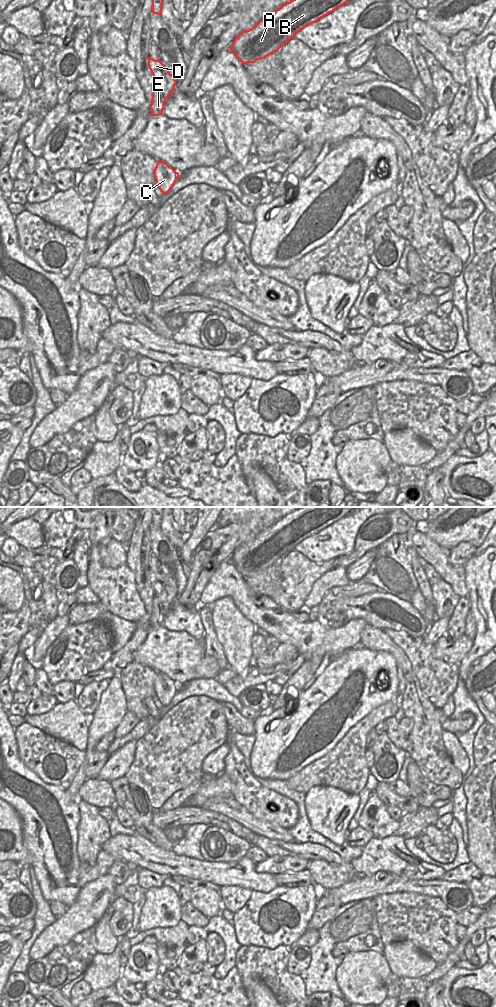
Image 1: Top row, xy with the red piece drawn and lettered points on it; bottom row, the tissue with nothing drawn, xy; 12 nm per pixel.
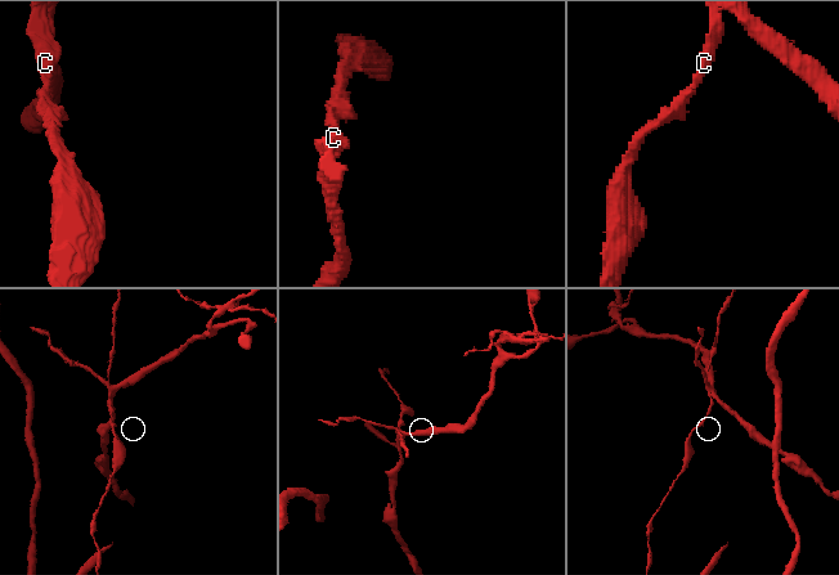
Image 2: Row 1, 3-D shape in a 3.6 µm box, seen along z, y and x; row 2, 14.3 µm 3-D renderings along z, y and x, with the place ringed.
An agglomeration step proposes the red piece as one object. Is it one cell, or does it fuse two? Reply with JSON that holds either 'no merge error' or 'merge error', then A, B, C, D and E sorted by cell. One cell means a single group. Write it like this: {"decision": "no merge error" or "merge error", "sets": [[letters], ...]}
{"decision": "merge error", "sets": [["A", "B", "D"], ["C", "E"]]}

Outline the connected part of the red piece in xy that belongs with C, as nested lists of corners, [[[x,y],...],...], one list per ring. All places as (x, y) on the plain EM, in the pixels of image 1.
[[[158,673],[154,681],[154,689],[162,706],[167,706],[179,691],[179,685],[166,674]]]

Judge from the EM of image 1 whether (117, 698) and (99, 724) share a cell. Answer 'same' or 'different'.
same

